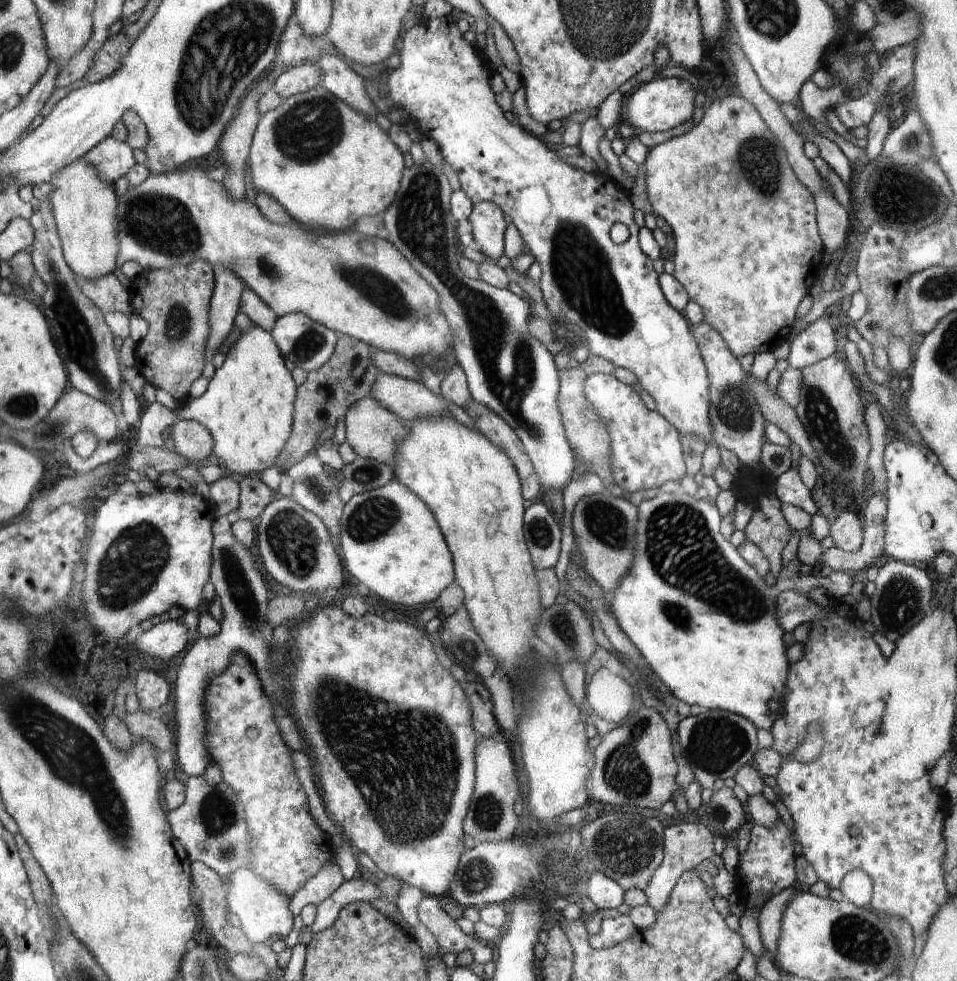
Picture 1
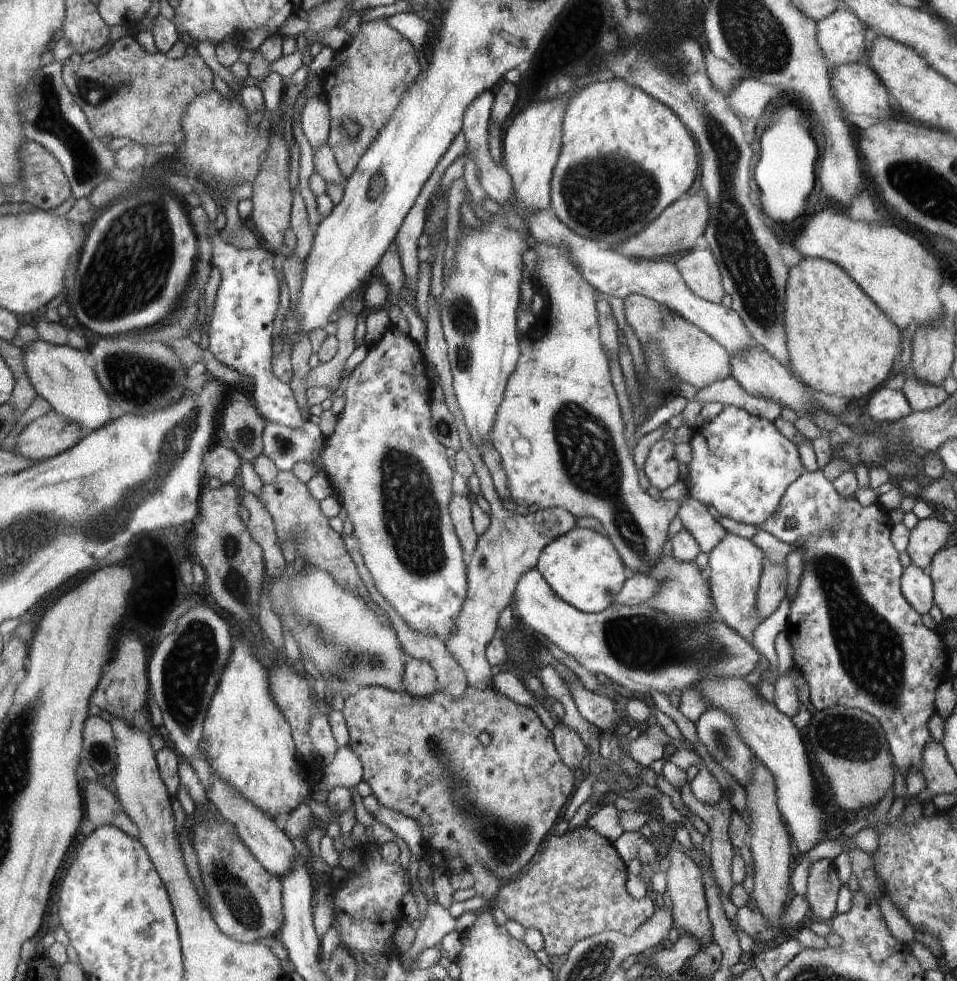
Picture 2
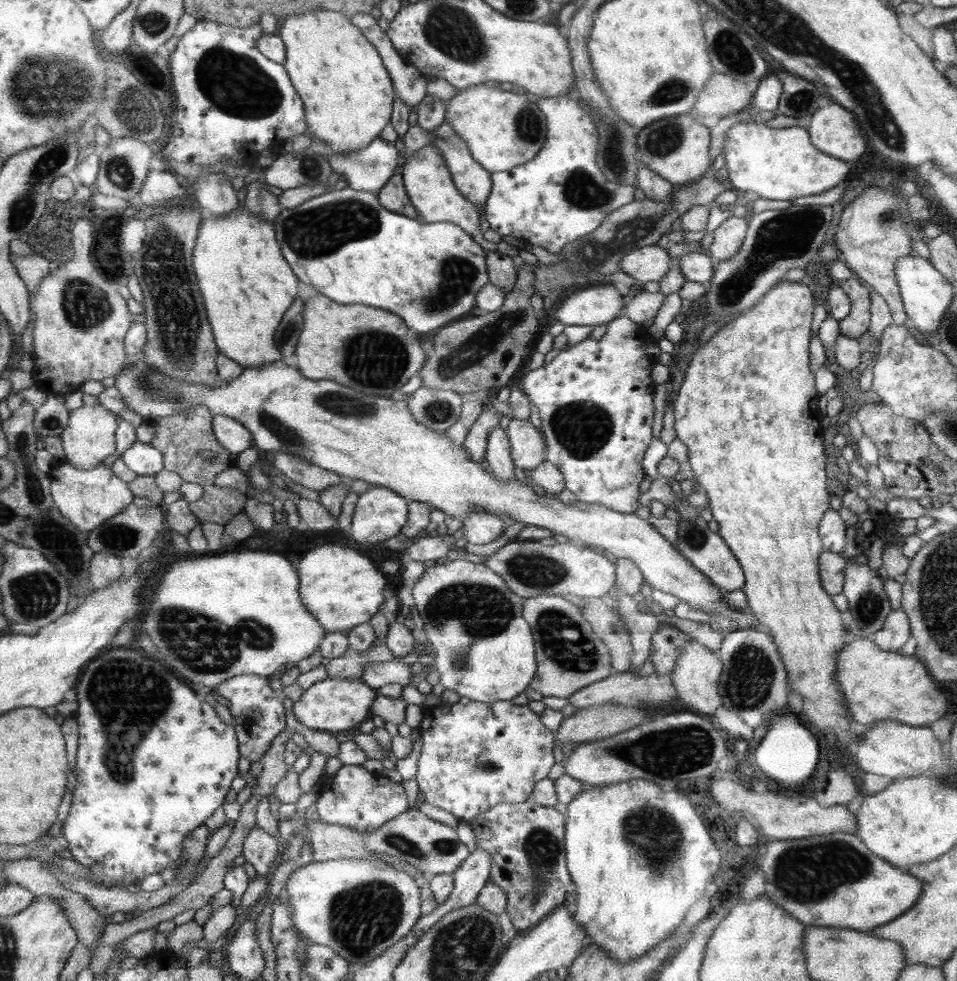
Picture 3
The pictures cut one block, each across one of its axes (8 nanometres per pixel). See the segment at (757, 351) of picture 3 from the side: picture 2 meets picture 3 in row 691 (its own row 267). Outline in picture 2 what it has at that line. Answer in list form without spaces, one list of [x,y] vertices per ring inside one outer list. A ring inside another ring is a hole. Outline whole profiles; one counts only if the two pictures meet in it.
[[[806,257],[790,268],[786,284],[783,322],[791,370],[810,390],[858,401],[876,390],[894,369],[901,353],[902,334],[888,316],[860,289],[840,266]]]

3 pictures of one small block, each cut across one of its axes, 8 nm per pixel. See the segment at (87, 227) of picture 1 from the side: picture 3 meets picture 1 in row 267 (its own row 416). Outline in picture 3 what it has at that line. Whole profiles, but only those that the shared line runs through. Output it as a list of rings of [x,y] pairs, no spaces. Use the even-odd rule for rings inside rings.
[[[102,405],[84,406],[72,409],[68,417],[68,425],[60,434],[65,452],[64,462],[72,463],[74,467],[82,470],[92,470],[103,460],[115,454],[117,429],[116,415]]]

